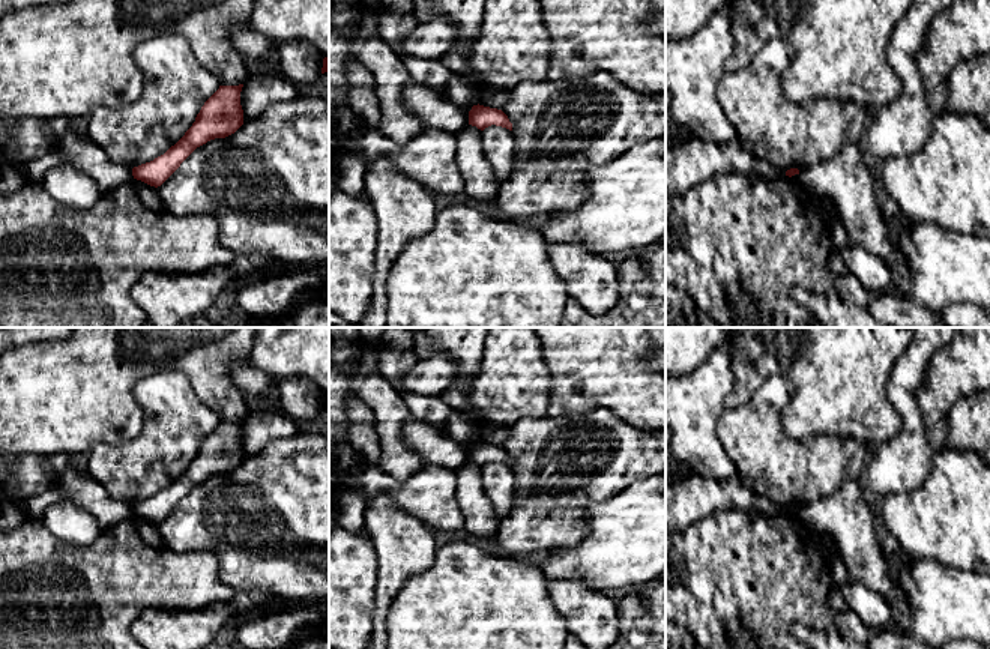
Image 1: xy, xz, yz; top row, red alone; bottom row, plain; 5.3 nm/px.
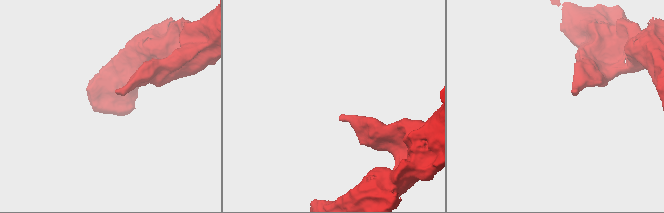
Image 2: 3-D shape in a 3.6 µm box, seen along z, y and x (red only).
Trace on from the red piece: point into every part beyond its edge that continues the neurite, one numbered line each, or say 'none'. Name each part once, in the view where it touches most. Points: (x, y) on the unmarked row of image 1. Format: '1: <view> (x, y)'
none

